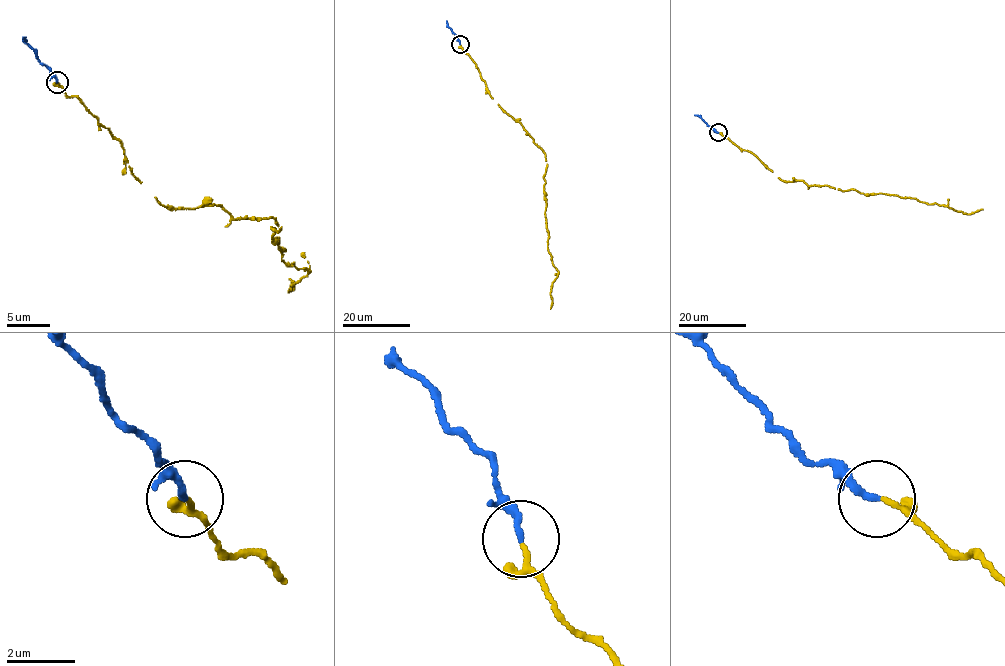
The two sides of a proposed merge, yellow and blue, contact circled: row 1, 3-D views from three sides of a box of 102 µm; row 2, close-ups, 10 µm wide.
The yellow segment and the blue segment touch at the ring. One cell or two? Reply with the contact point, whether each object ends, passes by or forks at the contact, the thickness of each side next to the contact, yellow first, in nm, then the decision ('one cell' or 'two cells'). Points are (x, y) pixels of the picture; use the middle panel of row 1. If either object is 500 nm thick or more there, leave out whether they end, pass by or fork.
(460, 44) | yellow passes by | blue ends | 110/200 nm | one cell

